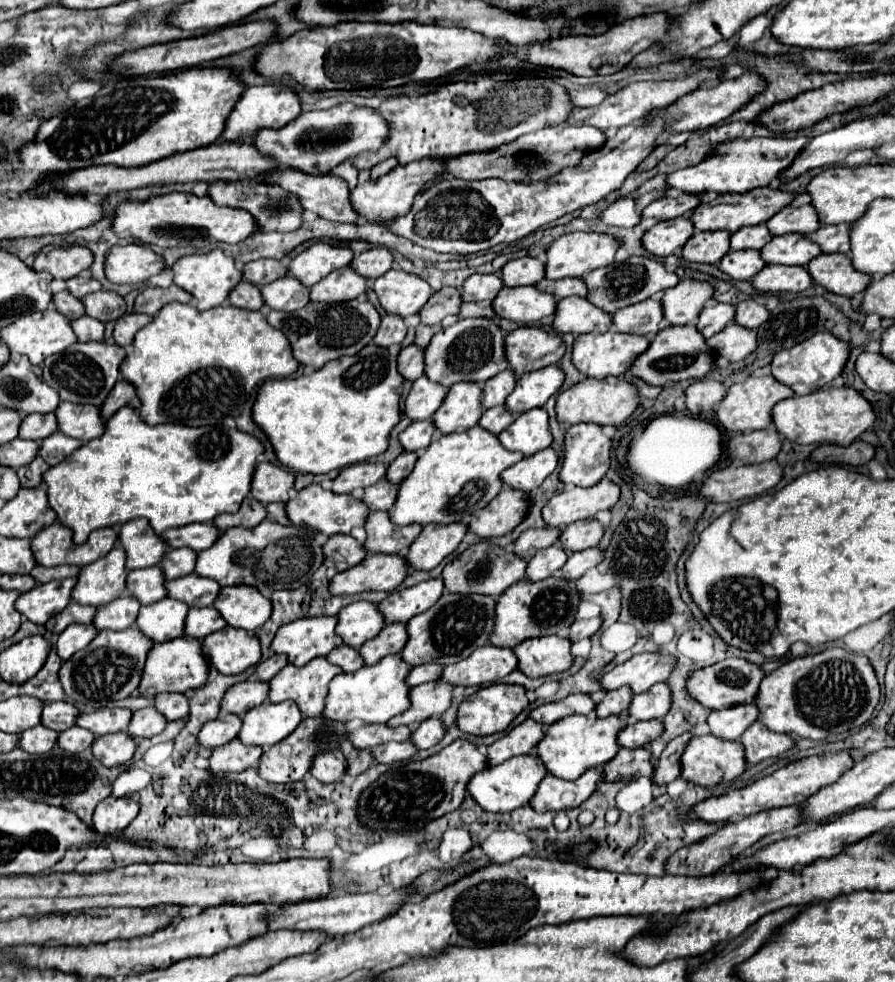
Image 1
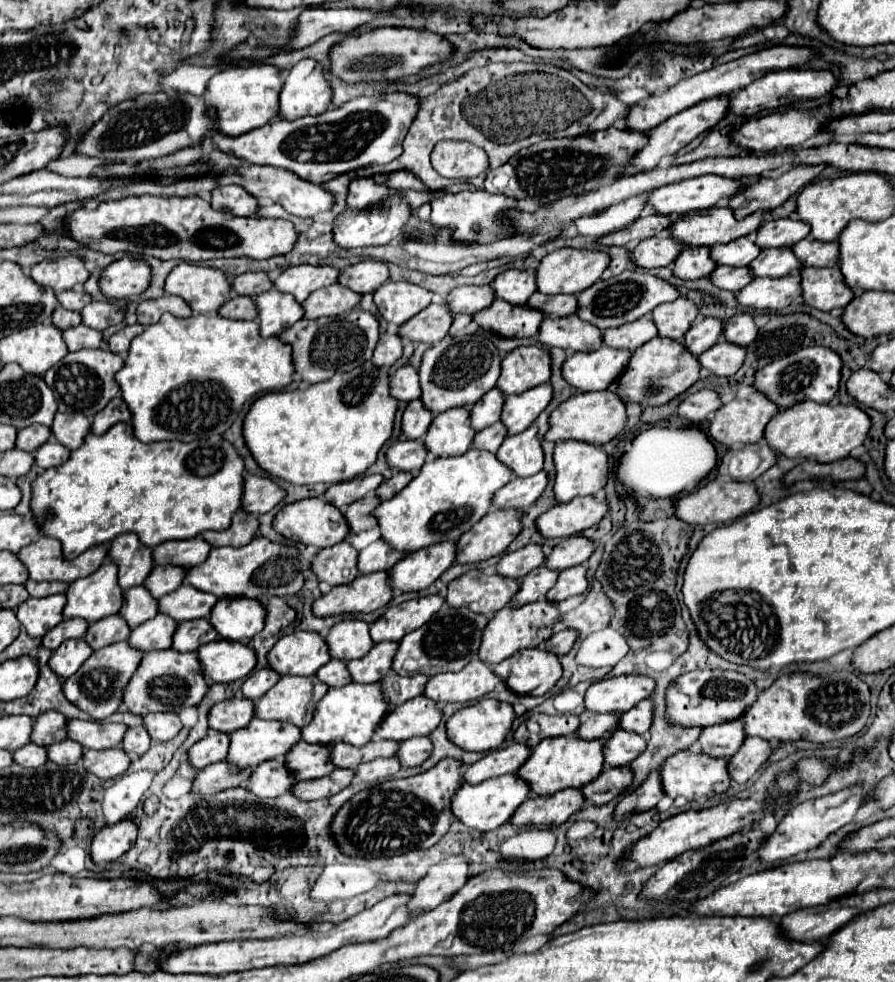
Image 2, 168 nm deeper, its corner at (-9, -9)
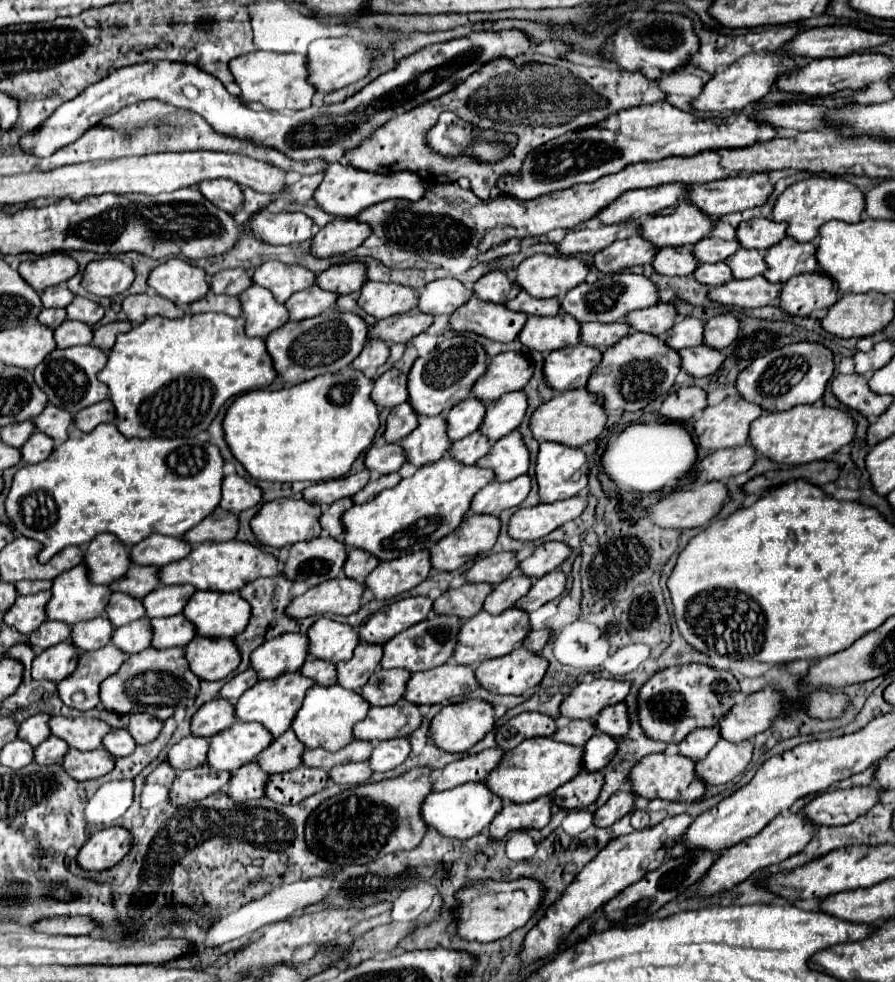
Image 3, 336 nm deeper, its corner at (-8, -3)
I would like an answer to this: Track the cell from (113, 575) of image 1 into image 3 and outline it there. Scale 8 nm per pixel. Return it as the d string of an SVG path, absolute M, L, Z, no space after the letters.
M85 564L57 576L51 592L53 598L47 604L47 618L71 626L81 620L101 616L111 598L111 588L91 582L89 568Z

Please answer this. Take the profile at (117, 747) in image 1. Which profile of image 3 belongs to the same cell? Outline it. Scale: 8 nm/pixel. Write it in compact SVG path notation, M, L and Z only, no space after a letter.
M97 748L91 752L69 750L63 760L63 768L77 780L93 780L105 776L115 768L115 758L105 752L105 748Z

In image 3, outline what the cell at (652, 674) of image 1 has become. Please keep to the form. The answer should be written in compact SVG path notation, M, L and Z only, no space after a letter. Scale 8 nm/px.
M593 678L581 682L561 704L561 714L567 718L597 718L611 704L623 702L629 696L631 682Z

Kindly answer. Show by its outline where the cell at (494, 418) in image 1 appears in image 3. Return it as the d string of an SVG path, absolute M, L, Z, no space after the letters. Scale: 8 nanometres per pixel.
M473 432L473 434L465 436L463 440L453 442L449 454L463 464L475 464L481 456L485 456L489 452L489 448L491 448L491 440L487 436L483 436L481 432Z

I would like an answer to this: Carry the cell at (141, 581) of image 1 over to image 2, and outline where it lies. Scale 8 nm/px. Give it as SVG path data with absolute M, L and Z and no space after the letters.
M134 586L124 590L124 604L118 614L126 620L130 628L136 628L158 614L158 602L144 586Z

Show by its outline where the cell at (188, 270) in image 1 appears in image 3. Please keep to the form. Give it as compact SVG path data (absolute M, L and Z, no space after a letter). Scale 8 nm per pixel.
M181 258L159 264L149 276L149 286L177 306L193 304L211 290L205 270L191 266Z

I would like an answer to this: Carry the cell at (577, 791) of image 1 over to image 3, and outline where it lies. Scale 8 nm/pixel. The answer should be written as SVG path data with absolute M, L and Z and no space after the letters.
M541 796L529 804L505 802L505 808L495 816L493 824L489 824L489 834L499 840L513 830L543 828L549 824L553 808L555 802L551 796Z

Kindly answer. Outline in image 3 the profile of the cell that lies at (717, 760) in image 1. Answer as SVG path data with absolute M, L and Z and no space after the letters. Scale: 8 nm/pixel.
M649 754L641 758L629 780L633 780L633 792L643 798L661 798L661 800L673 800L673 802L695 802L705 794L705 782L695 774L695 762L681 754Z

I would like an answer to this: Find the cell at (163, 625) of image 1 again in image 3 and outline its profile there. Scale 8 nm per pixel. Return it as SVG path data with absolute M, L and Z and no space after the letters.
M147 616L141 620L135 620L127 626L117 628L111 638L111 642L125 654L137 654L137 652L149 648L151 640L153 640L153 626Z

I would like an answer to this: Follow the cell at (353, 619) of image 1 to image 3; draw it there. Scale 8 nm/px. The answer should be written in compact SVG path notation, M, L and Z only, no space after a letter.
M319 618L309 628L307 636L311 644L309 654L323 660L331 660L335 664L341 660L349 660L359 644L359 634L353 626L329 618Z

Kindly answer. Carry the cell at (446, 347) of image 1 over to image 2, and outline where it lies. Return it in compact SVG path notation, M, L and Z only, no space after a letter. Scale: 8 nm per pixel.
M484 332L460 338L446 336L436 346L424 352L418 374L422 388L420 400L426 410L430 410L432 414L440 414L450 408L468 408L496 386L496 380L500 376L500 354L492 338Z

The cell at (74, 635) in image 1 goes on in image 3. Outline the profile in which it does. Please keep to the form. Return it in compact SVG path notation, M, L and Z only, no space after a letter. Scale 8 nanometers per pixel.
M65 640L57 646L51 646L43 650L35 660L33 660L33 678L37 680L53 680L61 682L65 680L79 662L79 648L71 640Z

